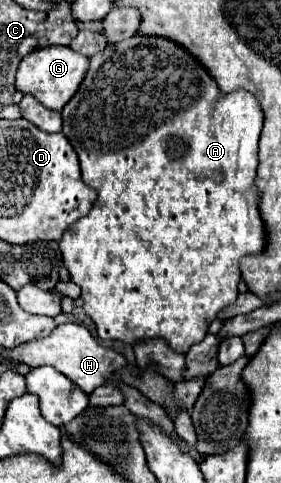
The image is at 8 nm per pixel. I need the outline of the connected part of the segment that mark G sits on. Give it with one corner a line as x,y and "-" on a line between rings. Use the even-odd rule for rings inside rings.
68,46
40,48
22,58
16,74
16,90
22,94
32,94
46,108
62,110
64,104
74,96
80,82
84,80
86,70
88,70
88,58
70,50

